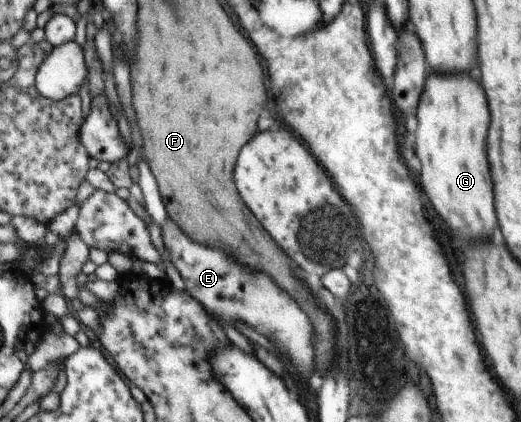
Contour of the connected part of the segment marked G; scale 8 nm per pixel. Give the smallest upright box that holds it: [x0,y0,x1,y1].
[414,73,502,243]

